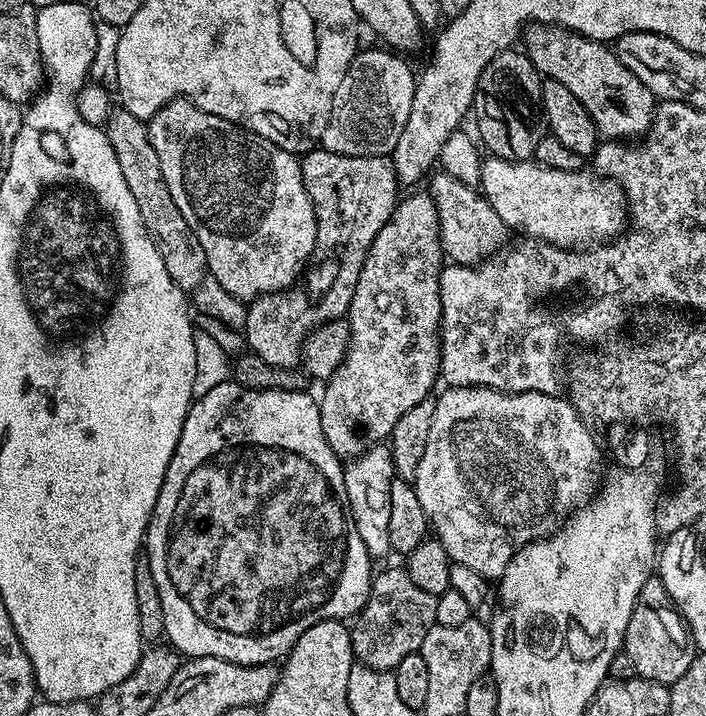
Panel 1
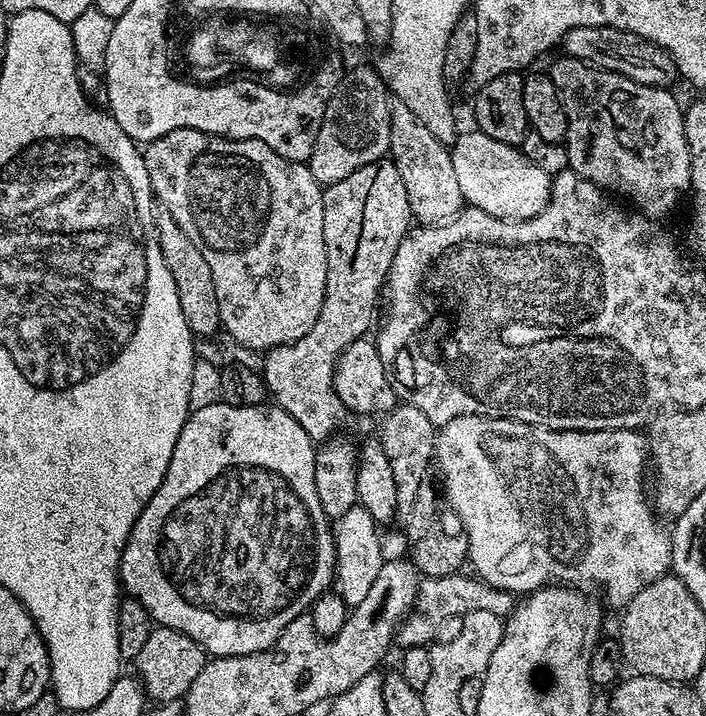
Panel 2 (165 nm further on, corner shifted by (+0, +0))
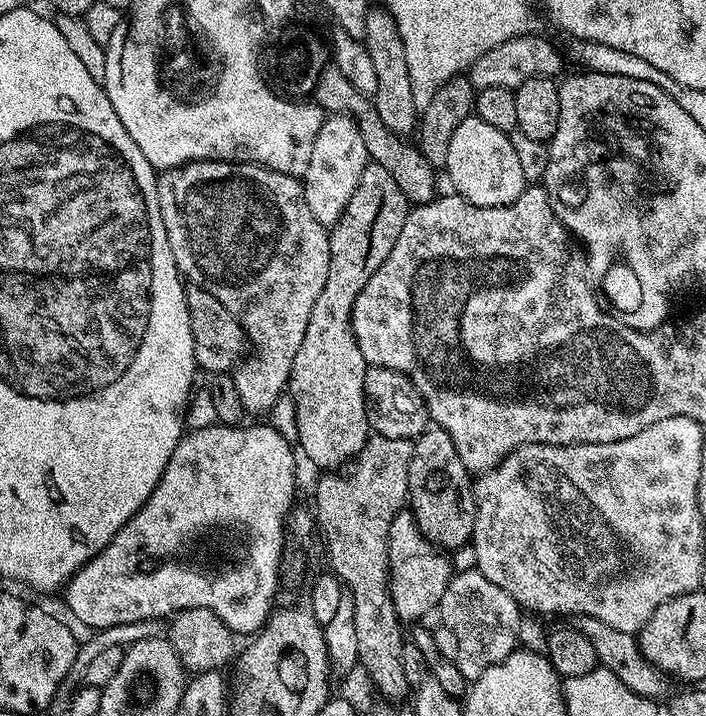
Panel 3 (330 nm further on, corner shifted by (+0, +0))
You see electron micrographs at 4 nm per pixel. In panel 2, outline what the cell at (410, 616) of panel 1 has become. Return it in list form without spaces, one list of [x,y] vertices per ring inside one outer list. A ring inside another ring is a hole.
[[[457,574],[454,576],[425,576],[417,586],[417,596],[412,607],[405,613],[395,631],[395,643],[401,649],[423,648],[431,645],[438,634],[438,625],[445,618],[458,618],[470,610],[490,610],[490,614],[498,614],[507,618],[516,607],[518,600],[515,595],[501,588],[495,588],[475,575]]]

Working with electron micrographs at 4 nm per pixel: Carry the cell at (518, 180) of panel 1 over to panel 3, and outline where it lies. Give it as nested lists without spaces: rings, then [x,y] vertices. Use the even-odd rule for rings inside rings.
[[[474,114],[454,130],[454,139],[450,142],[450,154],[446,165],[448,180],[453,184],[455,195],[461,196],[464,200],[469,200],[474,206],[506,206],[514,202],[524,193],[526,187],[522,166],[518,163],[518,157],[514,155],[511,135],[502,130],[494,130],[494,126],[482,122]]]

